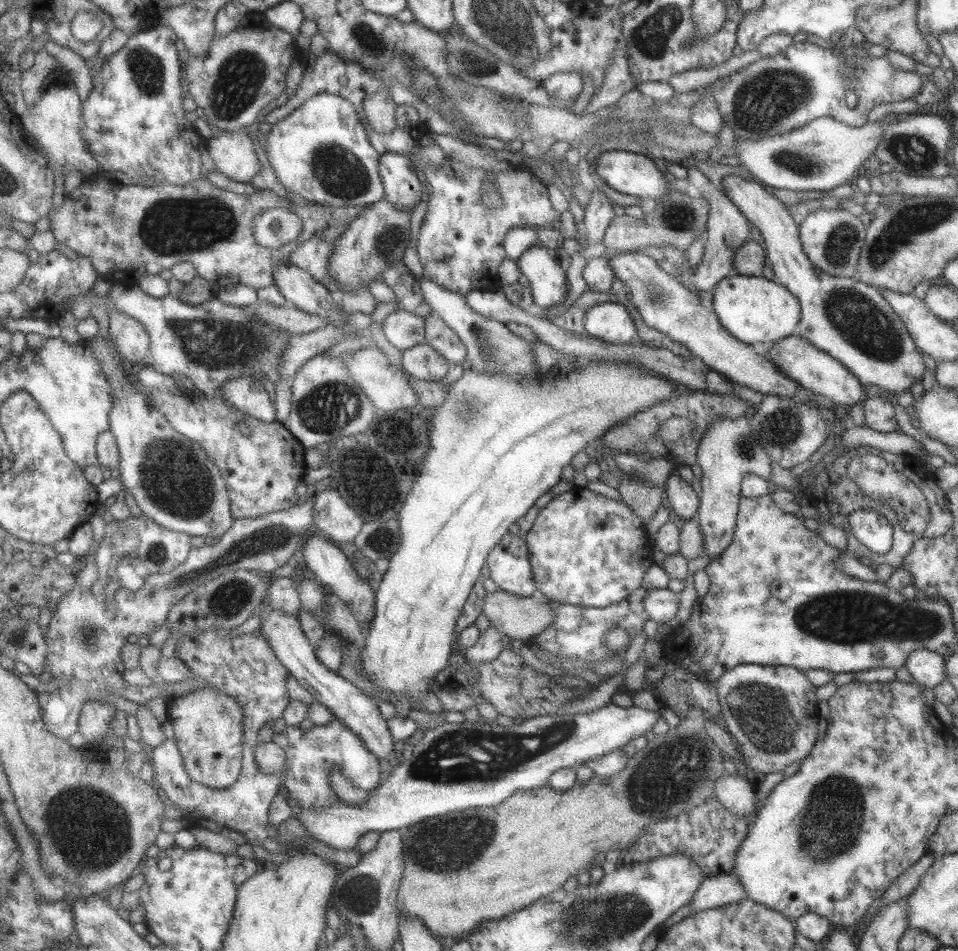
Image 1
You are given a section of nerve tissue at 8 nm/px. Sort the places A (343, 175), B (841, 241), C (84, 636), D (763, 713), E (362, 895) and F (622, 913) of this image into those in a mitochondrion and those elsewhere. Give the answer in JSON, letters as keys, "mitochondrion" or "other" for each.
{"A":"mitochondrion","B":"mitochondrion","C":"mitochondrion","D":"mitochondrion","E":"mitochondrion","F":"mitochondrion"}

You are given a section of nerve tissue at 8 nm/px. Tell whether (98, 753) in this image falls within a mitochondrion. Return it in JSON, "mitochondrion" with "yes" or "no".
{"mitochondrion":"no"}

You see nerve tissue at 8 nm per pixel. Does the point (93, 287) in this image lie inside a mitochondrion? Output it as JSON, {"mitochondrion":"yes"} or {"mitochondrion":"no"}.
{"mitochondrion":"no"}

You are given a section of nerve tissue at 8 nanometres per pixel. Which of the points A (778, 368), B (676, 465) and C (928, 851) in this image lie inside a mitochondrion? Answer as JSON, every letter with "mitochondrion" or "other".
{"A":"other","B":"other","C":"other"}

